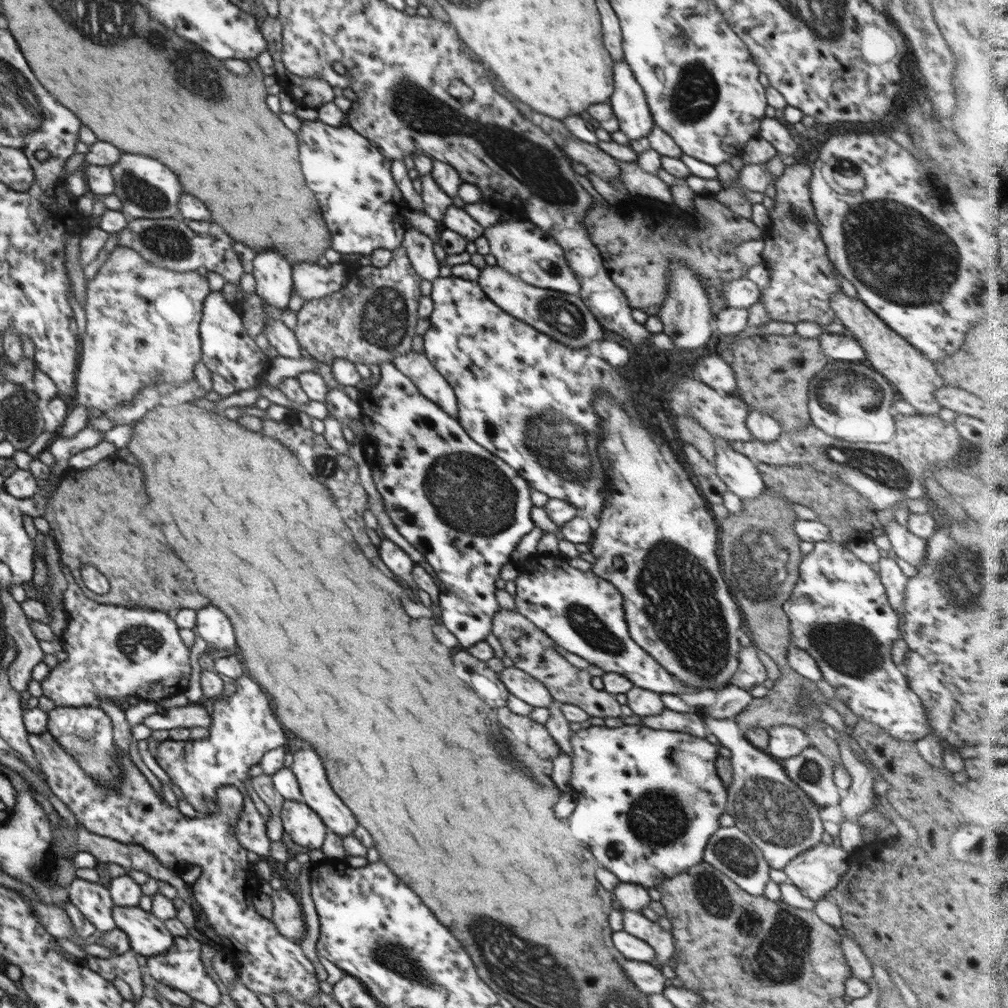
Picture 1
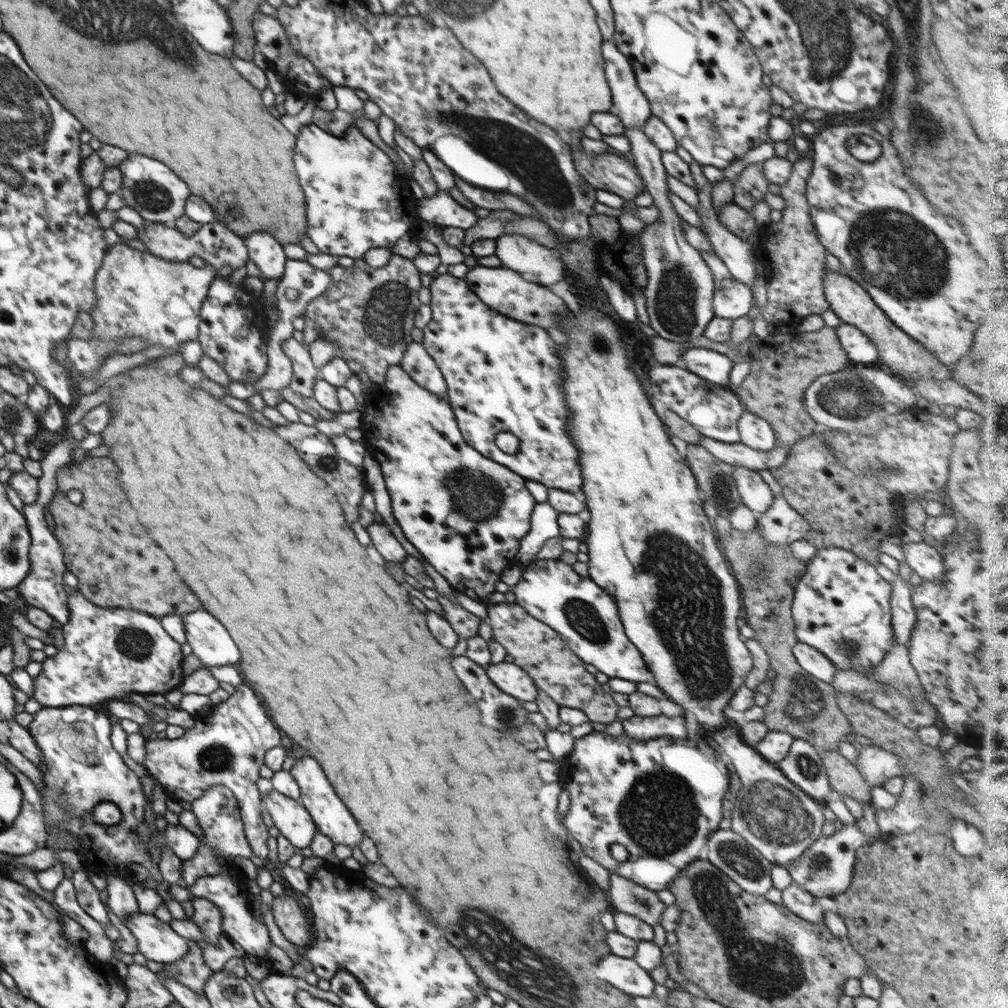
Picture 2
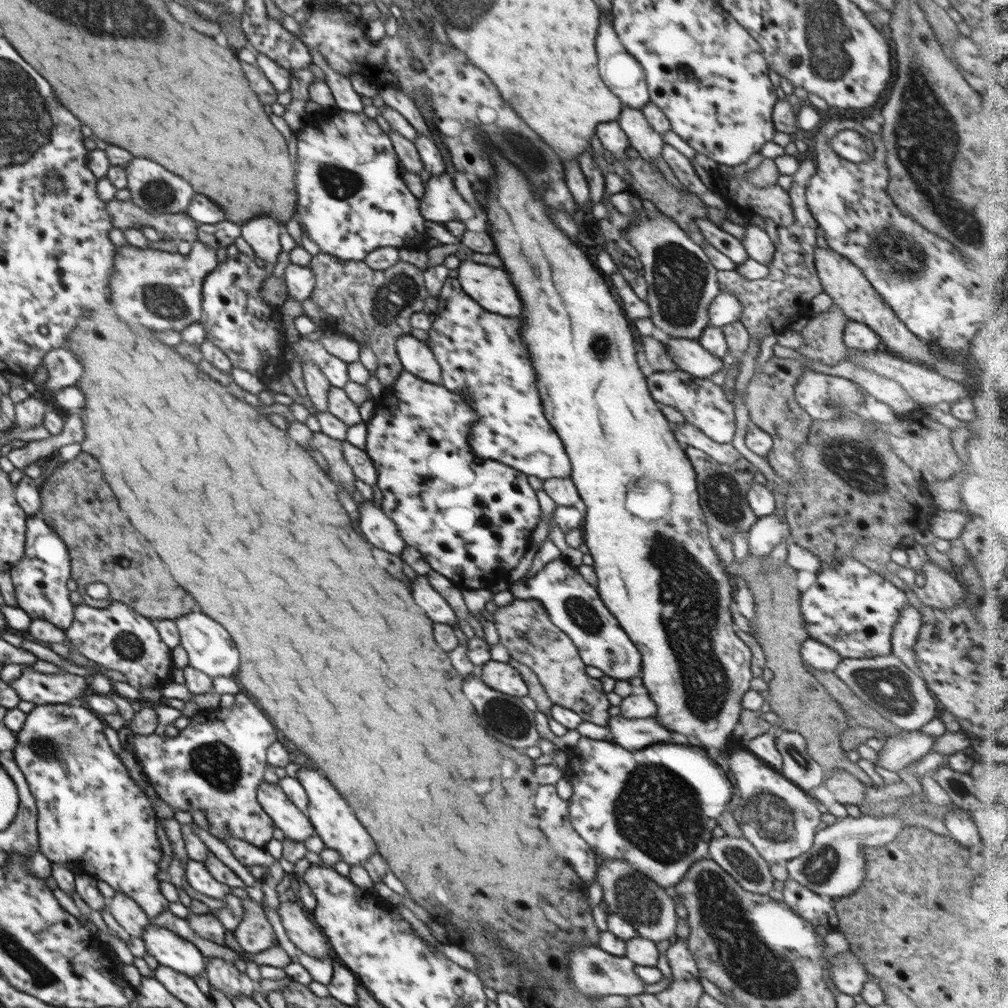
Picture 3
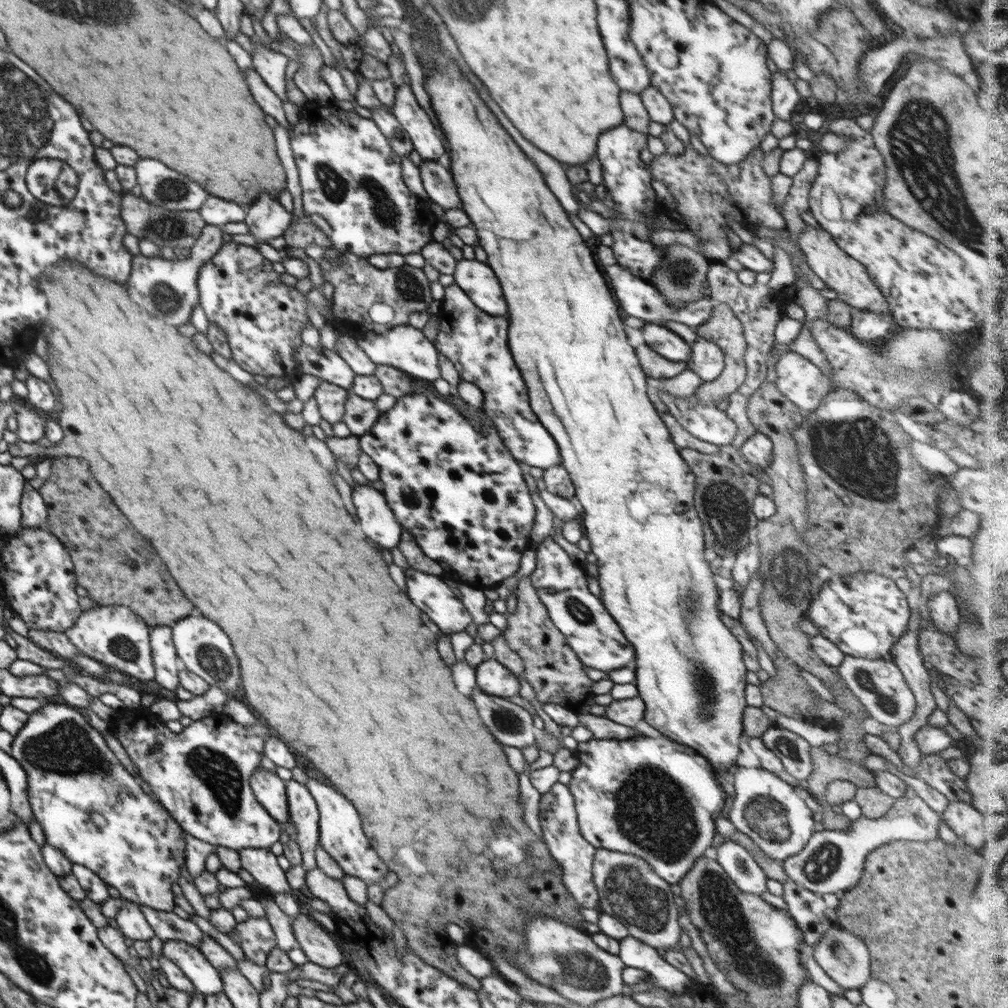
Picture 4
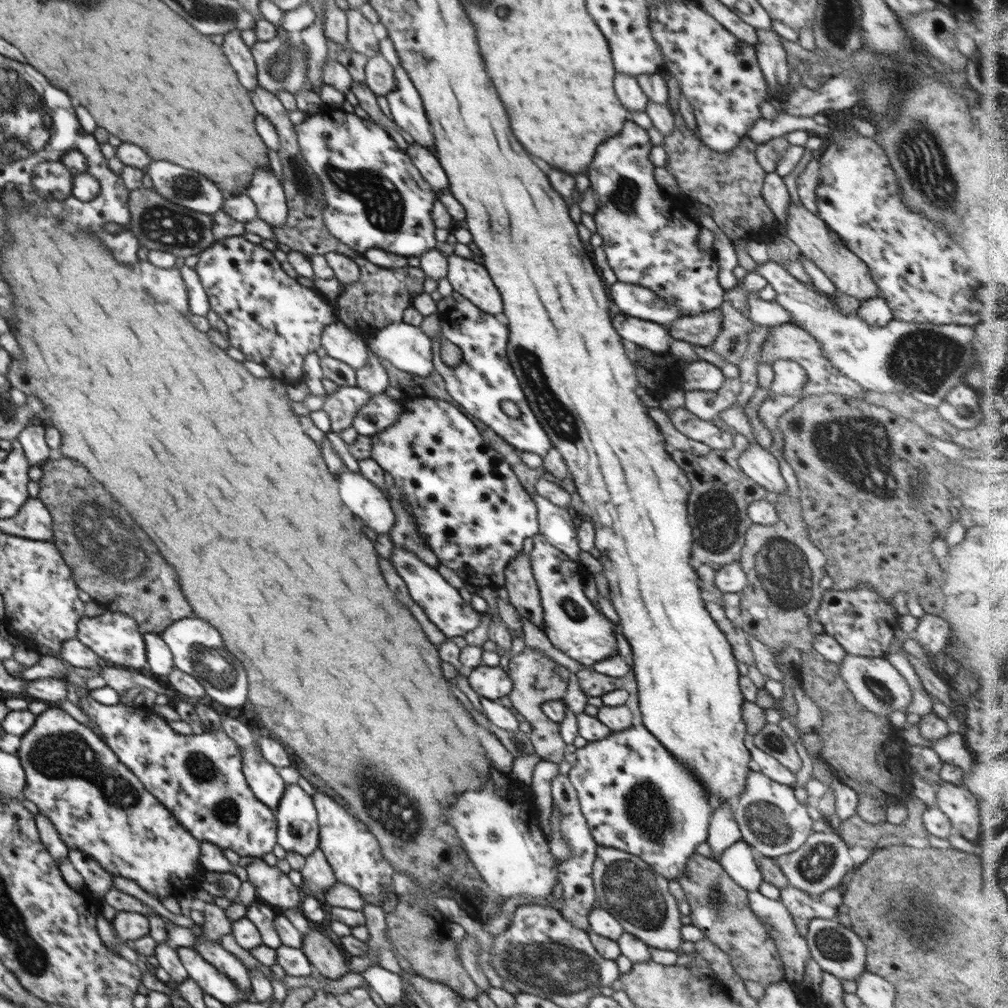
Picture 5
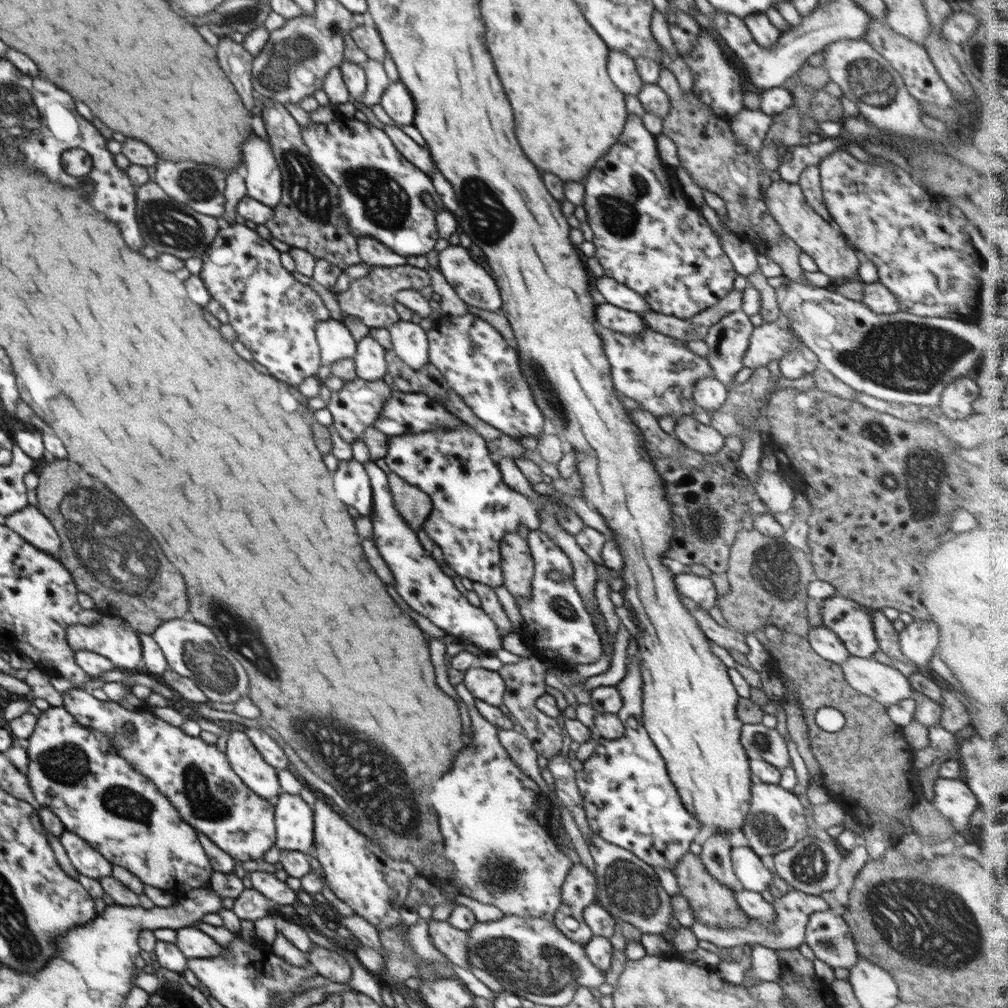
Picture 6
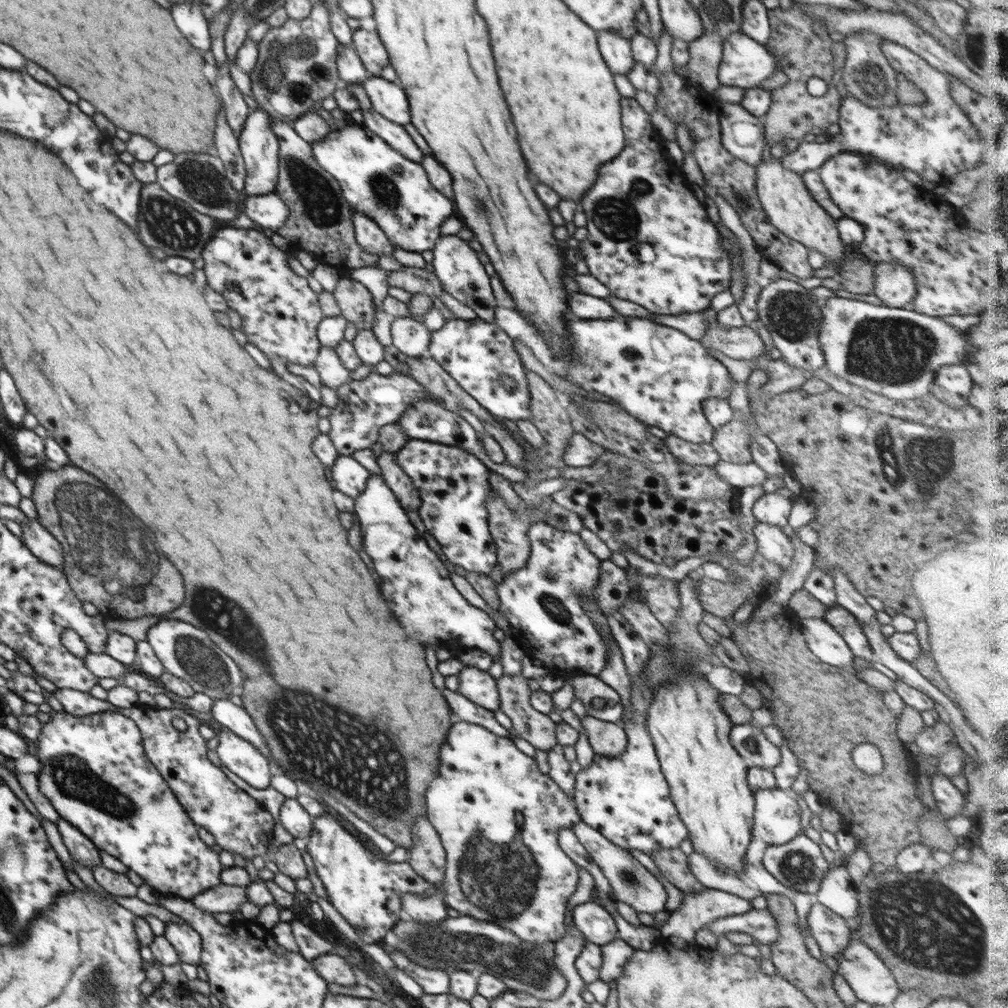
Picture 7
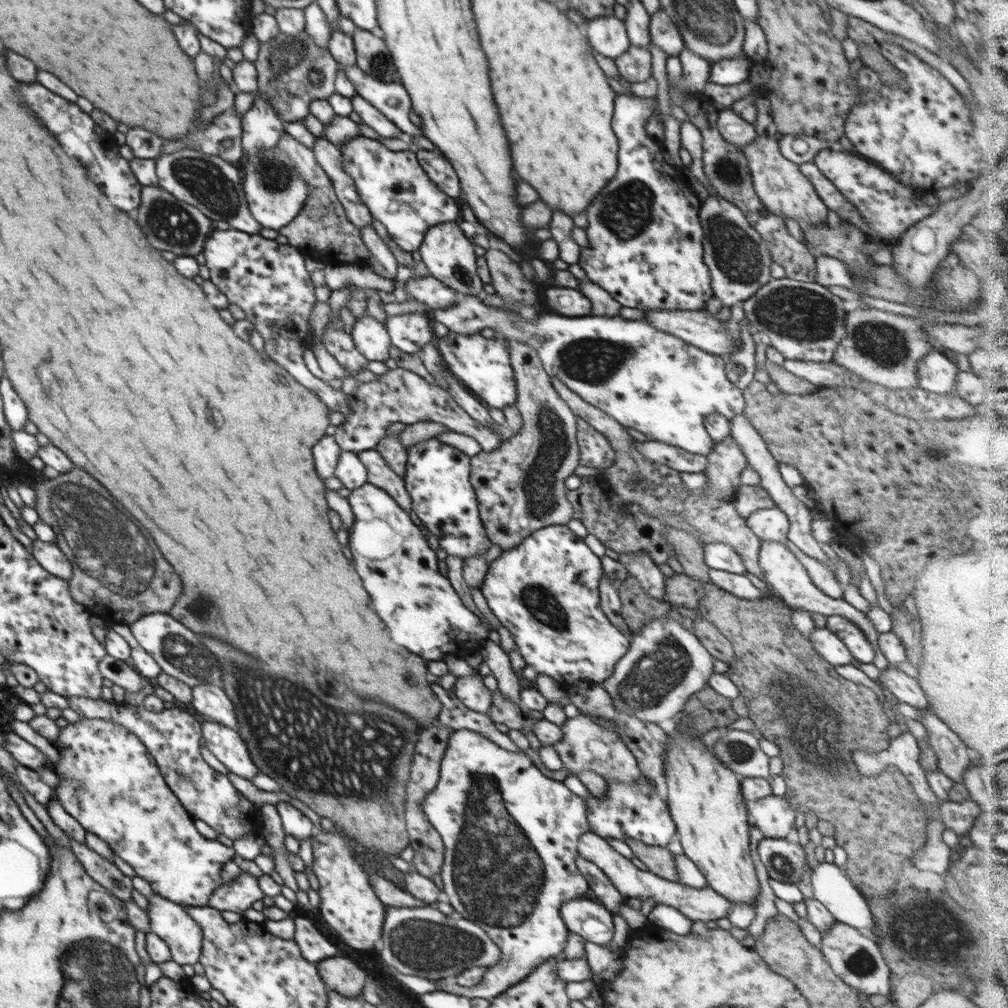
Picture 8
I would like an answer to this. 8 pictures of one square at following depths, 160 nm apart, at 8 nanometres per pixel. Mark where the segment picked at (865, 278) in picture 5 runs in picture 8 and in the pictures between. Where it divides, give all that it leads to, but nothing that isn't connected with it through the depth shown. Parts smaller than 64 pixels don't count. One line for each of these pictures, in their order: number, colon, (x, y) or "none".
6: (824, 242)
7: (784, 197)
8: (779, 183)

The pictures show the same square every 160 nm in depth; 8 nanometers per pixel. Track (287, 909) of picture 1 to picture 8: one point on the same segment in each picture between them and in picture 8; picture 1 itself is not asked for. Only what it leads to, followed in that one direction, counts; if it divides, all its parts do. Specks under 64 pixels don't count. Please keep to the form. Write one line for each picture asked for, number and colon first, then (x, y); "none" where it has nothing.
2: (291, 920)
3: (308, 938)
4: (313, 938)
5: (326, 959)
6: (329, 963)
7: (335, 970)
8: (340, 975)

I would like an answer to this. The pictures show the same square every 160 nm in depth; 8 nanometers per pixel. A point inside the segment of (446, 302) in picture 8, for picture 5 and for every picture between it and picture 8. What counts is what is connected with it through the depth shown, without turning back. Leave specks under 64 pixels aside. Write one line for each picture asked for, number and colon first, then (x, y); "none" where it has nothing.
5: (379, 298)
6: (372, 299)
7: (414, 280)

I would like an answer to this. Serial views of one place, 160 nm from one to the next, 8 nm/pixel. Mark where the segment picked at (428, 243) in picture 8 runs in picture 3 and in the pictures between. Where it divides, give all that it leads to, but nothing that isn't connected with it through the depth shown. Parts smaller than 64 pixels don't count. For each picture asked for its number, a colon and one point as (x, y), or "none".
3: (491, 288)
4: (476, 279)
5: (469, 279)
6: (473, 285)
7: (456, 265)

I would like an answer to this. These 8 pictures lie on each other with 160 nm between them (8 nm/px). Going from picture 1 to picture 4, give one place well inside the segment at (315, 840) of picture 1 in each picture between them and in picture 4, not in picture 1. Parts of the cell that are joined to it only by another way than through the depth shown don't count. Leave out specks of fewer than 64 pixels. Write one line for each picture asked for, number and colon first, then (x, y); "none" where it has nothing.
2: (293, 821)
3: (296, 825)
4: (269, 790)

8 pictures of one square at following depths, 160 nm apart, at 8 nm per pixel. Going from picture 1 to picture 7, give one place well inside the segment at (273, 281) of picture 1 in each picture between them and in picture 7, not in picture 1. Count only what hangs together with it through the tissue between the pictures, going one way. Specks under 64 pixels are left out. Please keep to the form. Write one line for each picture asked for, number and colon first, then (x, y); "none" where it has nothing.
2: (265, 251)
3: (262, 234)
4: (267, 218)
5: (268, 194)
6: (264, 182)
7: (259, 146)

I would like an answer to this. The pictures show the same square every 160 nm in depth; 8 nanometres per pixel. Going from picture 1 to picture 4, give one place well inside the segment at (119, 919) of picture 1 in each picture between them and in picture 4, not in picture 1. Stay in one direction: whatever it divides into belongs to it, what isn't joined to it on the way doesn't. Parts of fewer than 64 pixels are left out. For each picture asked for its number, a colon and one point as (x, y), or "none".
2: (156, 940)
3: (169, 949)
4: (206, 979)

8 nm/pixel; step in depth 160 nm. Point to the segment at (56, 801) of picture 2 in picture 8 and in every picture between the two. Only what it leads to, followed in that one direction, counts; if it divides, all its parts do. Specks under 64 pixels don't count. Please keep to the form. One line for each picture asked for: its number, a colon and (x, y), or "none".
3: (89, 810)
4: (90, 808)
5: (98, 806)
6: (75, 771)
7: (95, 772)
8: (107, 780)

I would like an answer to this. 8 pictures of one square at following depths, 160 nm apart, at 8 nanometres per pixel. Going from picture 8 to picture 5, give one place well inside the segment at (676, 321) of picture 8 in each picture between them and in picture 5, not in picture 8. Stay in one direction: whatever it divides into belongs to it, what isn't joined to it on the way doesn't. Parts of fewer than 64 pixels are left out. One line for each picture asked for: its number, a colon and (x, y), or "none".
5: (788, 341)
6: (768, 342)
7: (742, 343)

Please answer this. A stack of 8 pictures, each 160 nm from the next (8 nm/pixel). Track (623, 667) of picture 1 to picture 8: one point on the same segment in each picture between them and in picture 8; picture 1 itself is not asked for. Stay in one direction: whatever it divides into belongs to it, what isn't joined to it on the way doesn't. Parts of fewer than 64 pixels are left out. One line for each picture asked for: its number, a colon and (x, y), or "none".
2: (586, 617)
3: (573, 605)
4: (591, 632)
5: (574, 625)
6: (557, 627)
7: (547, 616)
8: (545, 592)

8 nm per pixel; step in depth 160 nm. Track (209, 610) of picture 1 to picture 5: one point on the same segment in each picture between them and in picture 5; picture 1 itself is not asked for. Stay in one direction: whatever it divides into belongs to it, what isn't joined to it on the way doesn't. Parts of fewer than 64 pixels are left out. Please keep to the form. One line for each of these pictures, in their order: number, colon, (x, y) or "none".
2: (210, 642)
3: (210, 649)
4: (200, 644)
5: (198, 650)

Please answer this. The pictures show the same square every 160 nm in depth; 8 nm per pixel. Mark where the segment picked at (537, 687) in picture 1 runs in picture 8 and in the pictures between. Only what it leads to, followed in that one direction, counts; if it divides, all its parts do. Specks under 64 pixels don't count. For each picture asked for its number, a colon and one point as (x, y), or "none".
2: (511, 679)
3: (500, 676)
4: (493, 678)
5: (490, 682)
6: (486, 685)
7: (477, 685)
8: (471, 690)

